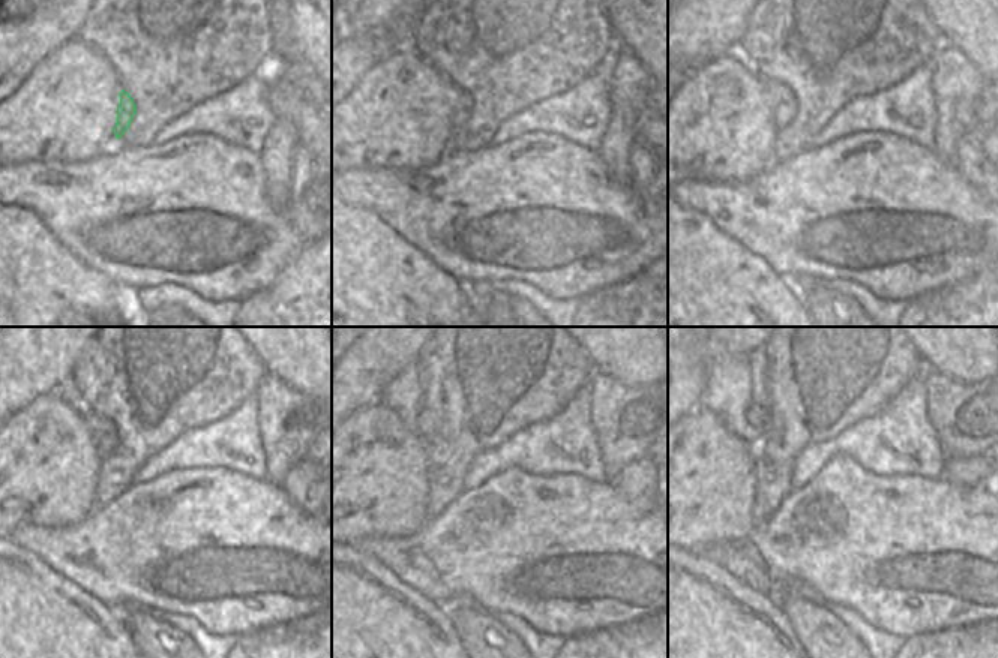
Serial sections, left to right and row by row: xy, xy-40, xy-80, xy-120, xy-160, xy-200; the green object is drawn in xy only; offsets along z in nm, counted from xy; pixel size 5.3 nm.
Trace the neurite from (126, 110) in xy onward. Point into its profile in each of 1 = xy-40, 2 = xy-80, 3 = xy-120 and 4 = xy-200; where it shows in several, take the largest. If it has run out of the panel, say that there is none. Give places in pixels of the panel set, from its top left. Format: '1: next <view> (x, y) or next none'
1: next xy-40 (462, 102)
2: next xy-80 (782, 98)
3: next xy-120 (104, 433)
4: next xy-200 (758, 418)

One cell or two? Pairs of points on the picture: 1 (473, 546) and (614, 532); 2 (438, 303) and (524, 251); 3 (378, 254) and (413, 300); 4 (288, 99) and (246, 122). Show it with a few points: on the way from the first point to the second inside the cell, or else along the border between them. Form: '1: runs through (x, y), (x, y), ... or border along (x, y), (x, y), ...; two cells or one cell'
1: runs through (508, 546), (548, 544), (556, 538), (580, 538); one cell
2: border along (429, 261), (458, 282); two cells
3: runs through (378, 266), (401, 288); one cell
4: border along (266, 84), (266, 102), (276, 116); two cells

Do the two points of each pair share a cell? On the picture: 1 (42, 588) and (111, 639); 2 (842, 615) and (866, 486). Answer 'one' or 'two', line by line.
1: one
2: two

